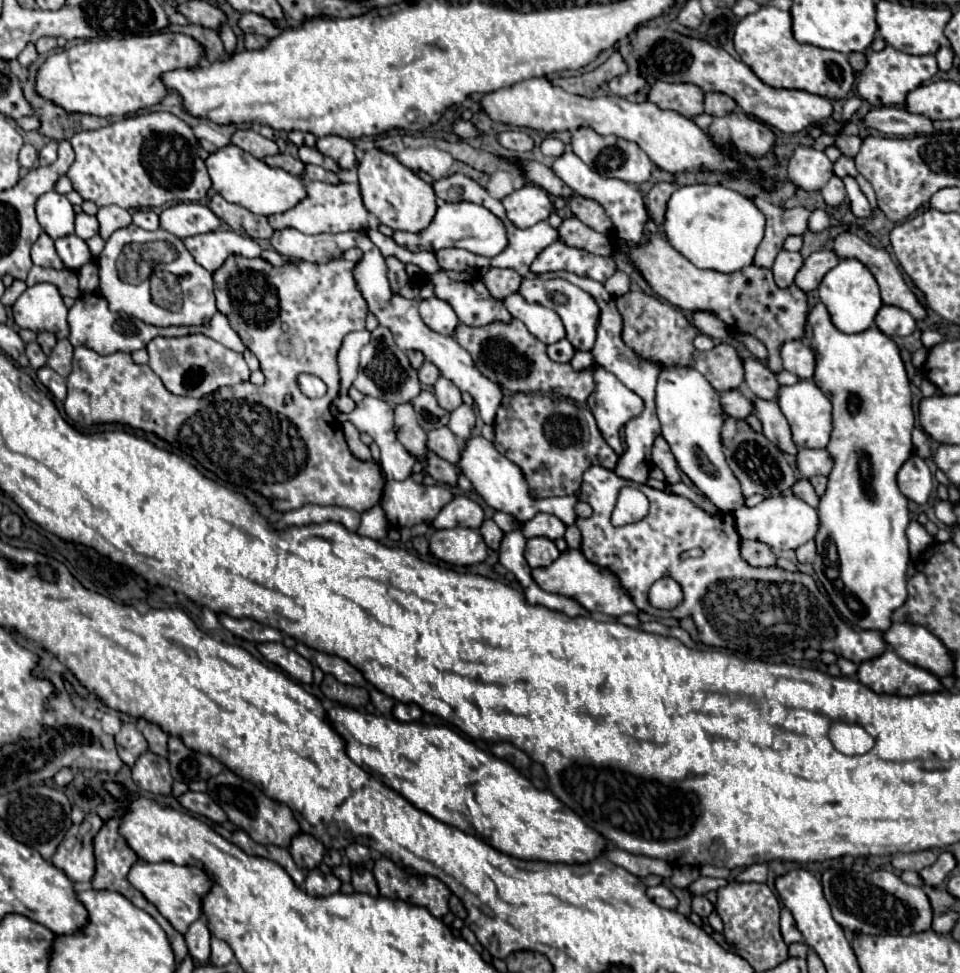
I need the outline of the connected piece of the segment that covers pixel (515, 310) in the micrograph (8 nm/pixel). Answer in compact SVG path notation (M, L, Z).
M519 292L507 296L503 302L511 312L511 316L521 320L527 326L527 330L543 344L549 346L565 338L565 326L555 310L549 310L547 306L541 304L525 302L525 298L521 298Z

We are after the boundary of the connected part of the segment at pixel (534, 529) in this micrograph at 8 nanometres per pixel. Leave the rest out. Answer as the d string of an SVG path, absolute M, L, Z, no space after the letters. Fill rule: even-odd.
M537 514L533 520L525 522L521 530L523 530L525 538L545 536L549 540L557 540L557 538L563 538L567 526L553 514Z

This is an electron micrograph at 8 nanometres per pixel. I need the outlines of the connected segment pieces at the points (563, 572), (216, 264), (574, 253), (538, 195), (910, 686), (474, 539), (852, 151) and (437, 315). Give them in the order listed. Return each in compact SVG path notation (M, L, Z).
M565 550L561 556L547 568L535 568L533 580L545 590L553 594L561 594L567 598L573 598L577 604L581 604L589 612L599 612L611 618L619 618L625 614L639 614L637 606L633 606L633 598L629 598L627 590L621 590L621 582L609 574L609 570L601 570L601 566L589 562L581 550Z
M215 230L207 234L197 234L185 238L183 242L191 252L191 256L195 258L195 262L209 272L221 268L225 258L229 258L229 254L241 254L245 258L261 256L261 248L253 238L237 234L233 230Z
M553 242L547 246L537 260L533 262L533 272L543 274L543 272L557 272L557 270L567 270L577 276L587 276L597 282L605 282L611 274L617 272L617 264L611 256L597 256L589 254L587 250L567 246L565 242Z
M527 184L505 196L503 206L507 210L507 218L517 228L529 228L541 220L547 220L553 210L547 192L533 184Z
M885 650L879 658L863 662L857 678L879 694L913 696L921 692L939 692L943 688L935 674L905 662L893 650Z
M471 528L437 530L429 540L429 550L435 558L453 566L473 566L487 558L481 534Z
M837 136L835 146L839 146L839 150L847 156L855 156L861 148L861 136Z
M435 296L419 304L419 314L433 332L439 332L445 336L453 336L455 328L459 326L459 318L453 312L453 308Z

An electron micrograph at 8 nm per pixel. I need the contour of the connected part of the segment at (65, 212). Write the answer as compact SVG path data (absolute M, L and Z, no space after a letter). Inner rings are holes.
M47 192L37 200L37 220L41 228L53 238L63 238L75 230L75 212L67 196L59 192Z

